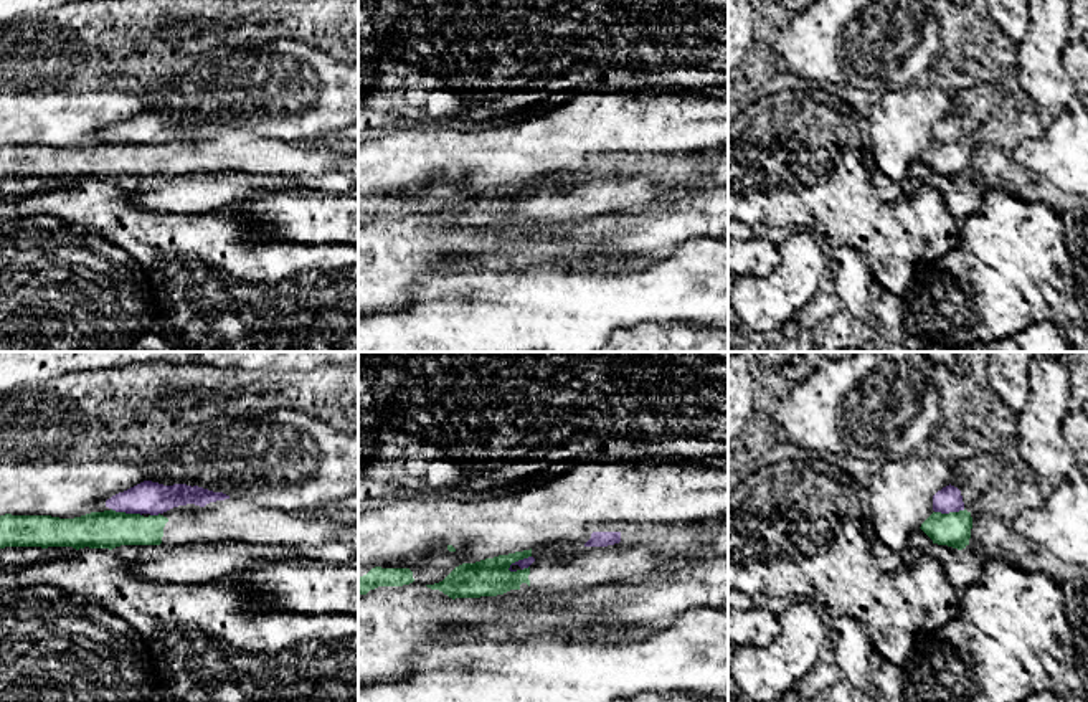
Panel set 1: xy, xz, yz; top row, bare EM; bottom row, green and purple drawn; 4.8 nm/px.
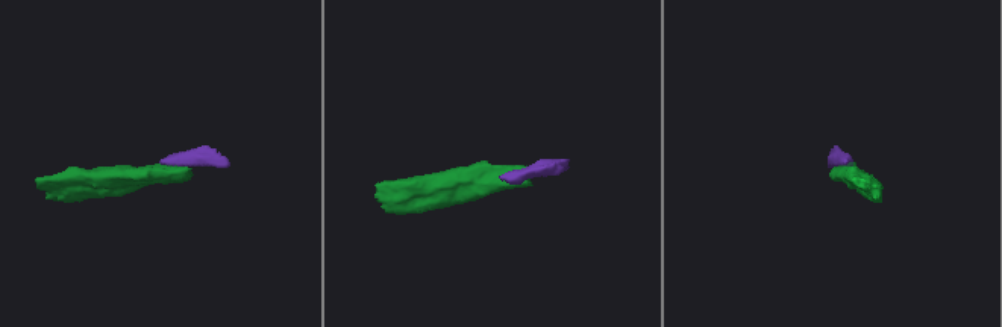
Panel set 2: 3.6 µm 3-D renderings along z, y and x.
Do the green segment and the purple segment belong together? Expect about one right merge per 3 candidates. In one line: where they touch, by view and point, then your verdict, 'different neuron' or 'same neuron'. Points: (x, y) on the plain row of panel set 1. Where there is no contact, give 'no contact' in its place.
xz (519, 189) | different neuron

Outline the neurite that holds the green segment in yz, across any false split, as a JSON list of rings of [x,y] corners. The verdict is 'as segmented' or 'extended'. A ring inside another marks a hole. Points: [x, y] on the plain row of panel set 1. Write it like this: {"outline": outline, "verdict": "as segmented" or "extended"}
{"outline": [[[933,142],[920,159],[910,164],[908,177],[926,183],[933,173],[963,180],[969,175],[972,159],[971,142]]], "verdict": "extended"}

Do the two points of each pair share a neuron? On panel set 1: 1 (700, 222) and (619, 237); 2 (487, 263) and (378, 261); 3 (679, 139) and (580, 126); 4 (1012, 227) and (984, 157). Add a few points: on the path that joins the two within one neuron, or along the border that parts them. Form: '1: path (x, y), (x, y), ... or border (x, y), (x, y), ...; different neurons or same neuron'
1: path (681, 222), (651, 233), (639, 233); same neuron
2: path (461, 263), (405, 261); same neuron
3: path (654, 126), (605, 126); same neuron
4: border (996, 187), (1032, 202); different neurons

